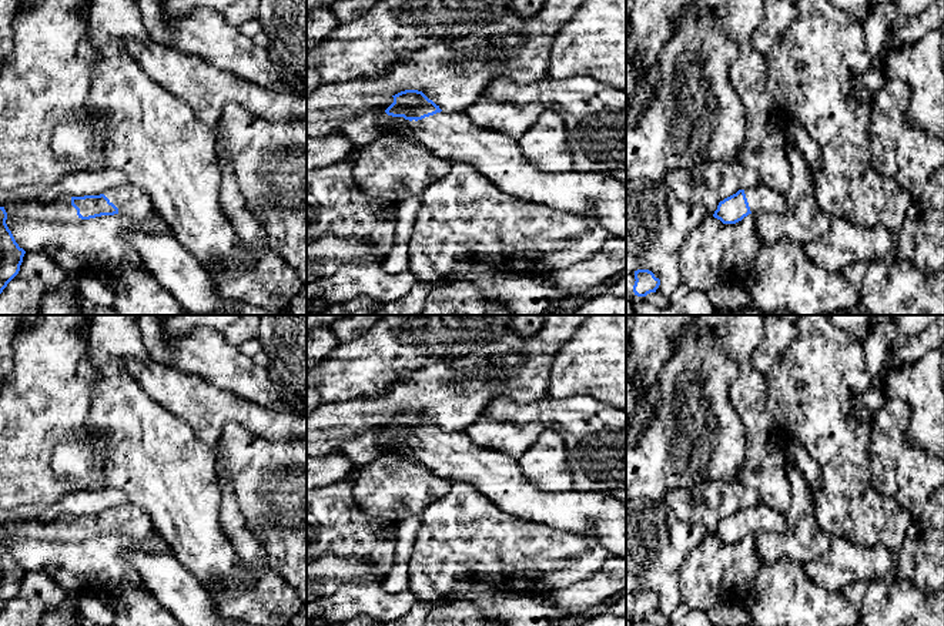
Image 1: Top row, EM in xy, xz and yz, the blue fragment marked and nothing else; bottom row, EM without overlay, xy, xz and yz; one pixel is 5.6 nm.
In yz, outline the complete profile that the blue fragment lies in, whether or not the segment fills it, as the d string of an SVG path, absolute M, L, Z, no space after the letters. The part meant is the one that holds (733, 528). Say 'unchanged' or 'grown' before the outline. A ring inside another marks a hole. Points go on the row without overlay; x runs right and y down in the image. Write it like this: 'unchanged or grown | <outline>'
grown | M759 503L747 509L739 509L720 520L713 536L723 543L736 543L749 533L784 532L786 528L787 522L783 512Z

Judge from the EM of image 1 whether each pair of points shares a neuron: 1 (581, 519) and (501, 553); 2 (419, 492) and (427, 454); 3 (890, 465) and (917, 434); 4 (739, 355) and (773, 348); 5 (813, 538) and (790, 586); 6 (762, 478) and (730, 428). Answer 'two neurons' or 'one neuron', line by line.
1: two neurons
2: two neurons
3: two neurons
4: two neurons
5: two neurons
6: two neurons

